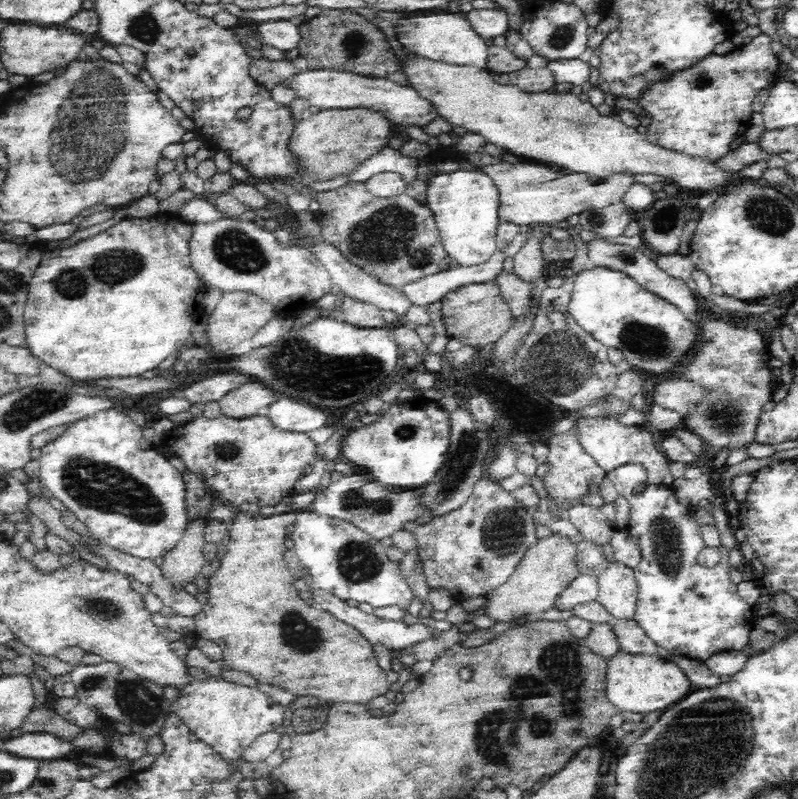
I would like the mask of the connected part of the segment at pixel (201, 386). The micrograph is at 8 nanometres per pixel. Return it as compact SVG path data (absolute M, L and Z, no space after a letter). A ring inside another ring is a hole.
M228 371L228 374L224 374L224 372L222 374L216 373L186 385L188 388L185 388L186 394L182 397L190 403L202 403L203 405L219 402L228 392L252 381L251 377L244 376L244 374L232 374L230 371Z

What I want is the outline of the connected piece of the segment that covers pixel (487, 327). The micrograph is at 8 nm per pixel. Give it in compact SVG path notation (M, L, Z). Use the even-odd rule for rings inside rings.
M486 281L480 286L468 284L461 286L441 298L442 316L445 322L446 334L449 339L468 346L486 346L496 342L508 330L513 320L509 304L498 294L496 286Z

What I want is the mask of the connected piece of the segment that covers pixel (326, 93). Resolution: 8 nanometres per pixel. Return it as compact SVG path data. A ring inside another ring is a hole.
M307 69L288 76L280 83L294 91L294 98L308 100L311 106L318 106L321 110L362 107L384 115L394 126L426 126L439 115L434 105L422 98L415 88L402 86L386 78L372 78L334 69Z

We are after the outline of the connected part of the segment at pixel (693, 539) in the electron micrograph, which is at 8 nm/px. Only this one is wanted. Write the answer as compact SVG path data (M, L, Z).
M626 464L607 475L619 494L628 501L630 517L627 530L637 540L641 551L641 561L633 568L637 580L633 619L645 630L646 636L665 648L670 656L682 655L704 662L715 654L741 651L749 644L750 630L756 625L757 618L753 615L752 606L742 600L737 584L730 578L729 550L720 545L720 562L712 568L700 566L696 557L706 548L706 544L699 530L702 525L694 520L693 507L682 504L671 487L648 482L645 470L638 464Z

